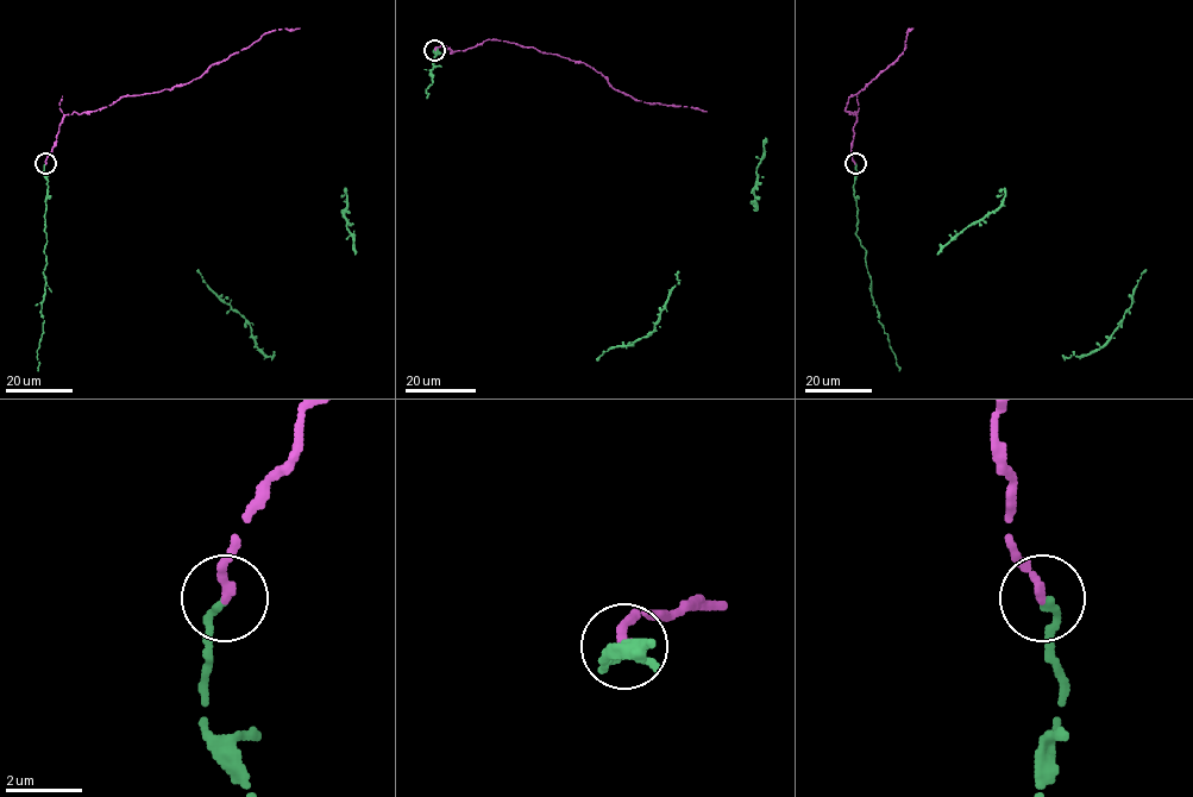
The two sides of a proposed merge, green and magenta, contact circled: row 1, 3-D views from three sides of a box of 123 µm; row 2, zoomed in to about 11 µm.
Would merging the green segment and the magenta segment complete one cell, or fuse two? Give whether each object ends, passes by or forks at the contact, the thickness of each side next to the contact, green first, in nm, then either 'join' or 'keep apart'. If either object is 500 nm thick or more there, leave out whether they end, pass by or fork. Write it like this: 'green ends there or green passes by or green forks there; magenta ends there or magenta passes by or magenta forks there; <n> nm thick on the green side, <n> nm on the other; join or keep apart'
green ends there; magenta ends there; 240 nm thick on the green side, 240 nm on the other; join

